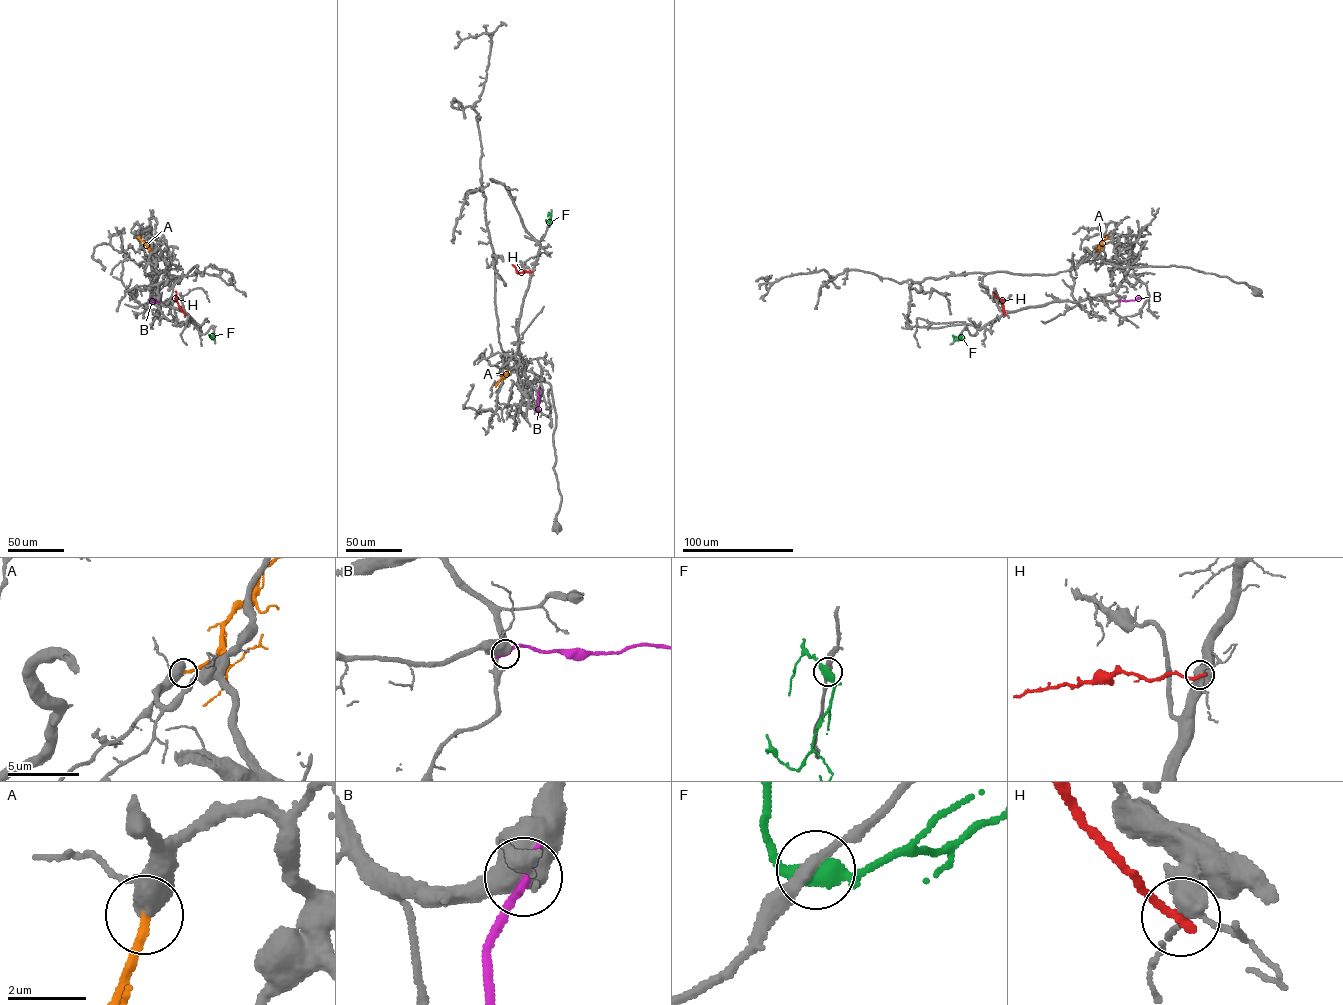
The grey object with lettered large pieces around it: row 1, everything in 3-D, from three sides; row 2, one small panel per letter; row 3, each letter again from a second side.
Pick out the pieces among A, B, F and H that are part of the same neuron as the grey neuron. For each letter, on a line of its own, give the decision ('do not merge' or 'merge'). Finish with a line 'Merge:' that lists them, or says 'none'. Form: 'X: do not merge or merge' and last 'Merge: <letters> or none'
A: merge
B: do not merge
F: do not merge
H: do not merge
Merge: A

